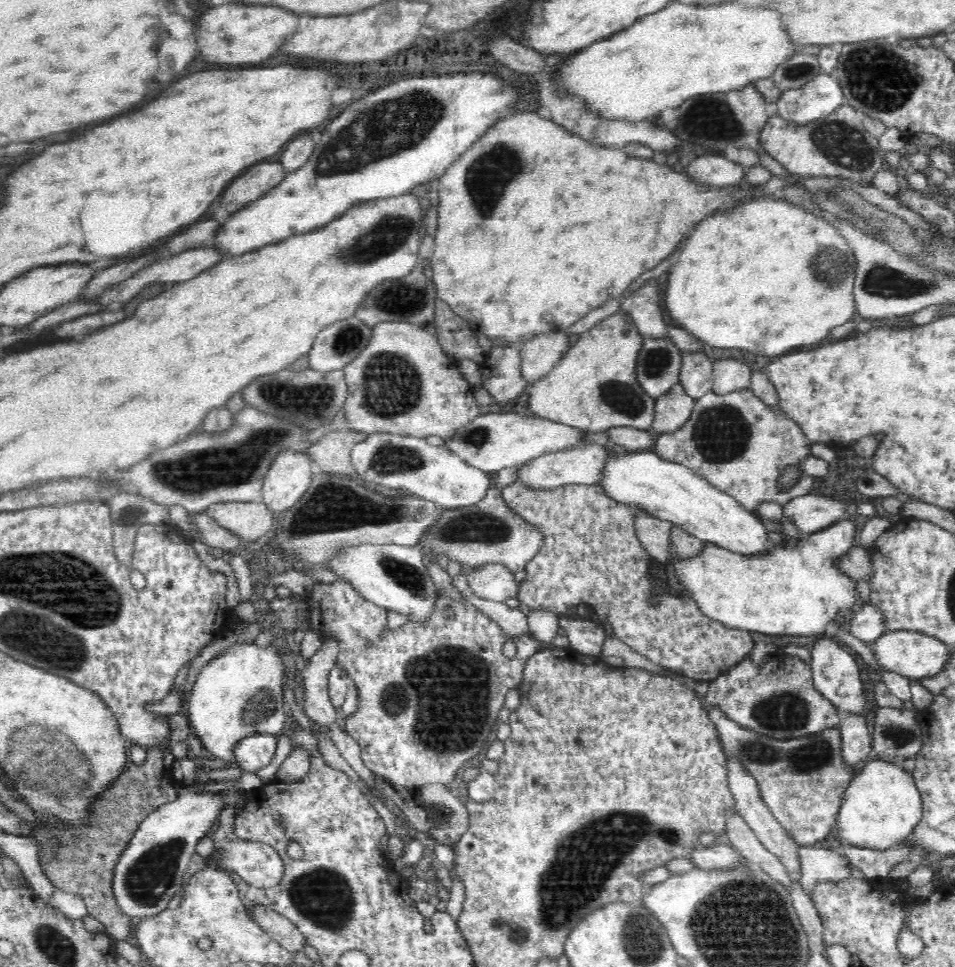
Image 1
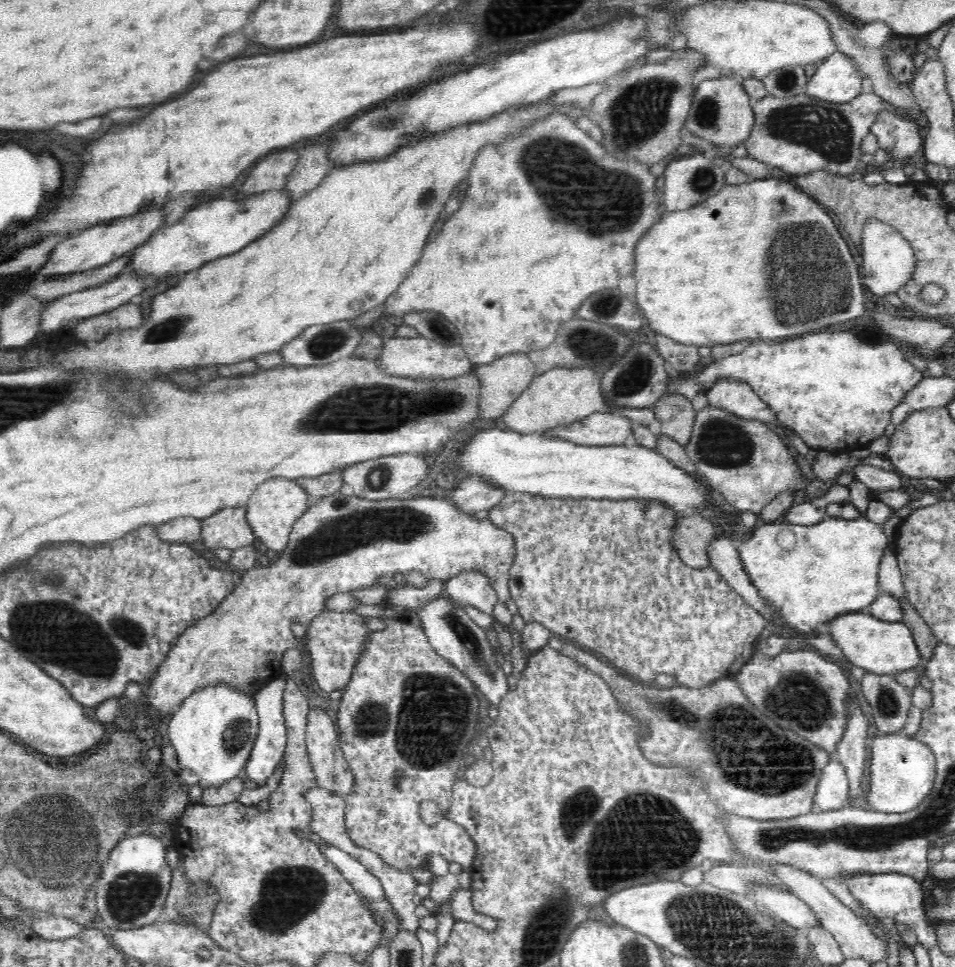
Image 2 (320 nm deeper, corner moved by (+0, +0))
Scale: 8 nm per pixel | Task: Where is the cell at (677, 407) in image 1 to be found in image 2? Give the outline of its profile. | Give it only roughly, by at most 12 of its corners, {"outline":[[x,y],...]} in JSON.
{"outline":[[683,394],[652,406],[661,432],[687,446],[697,416]]}

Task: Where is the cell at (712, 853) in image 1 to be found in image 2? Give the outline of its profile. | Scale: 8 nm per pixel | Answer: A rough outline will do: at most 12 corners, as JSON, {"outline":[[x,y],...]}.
{"outline":[[756,884],[749,896],[790,926],[821,926],[789,890]]}

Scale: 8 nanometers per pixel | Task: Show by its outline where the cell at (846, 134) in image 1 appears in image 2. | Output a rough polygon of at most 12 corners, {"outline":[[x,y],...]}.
{"outline":[[753,100],[747,156],[797,176],[856,174],[875,117],[847,103]]}

